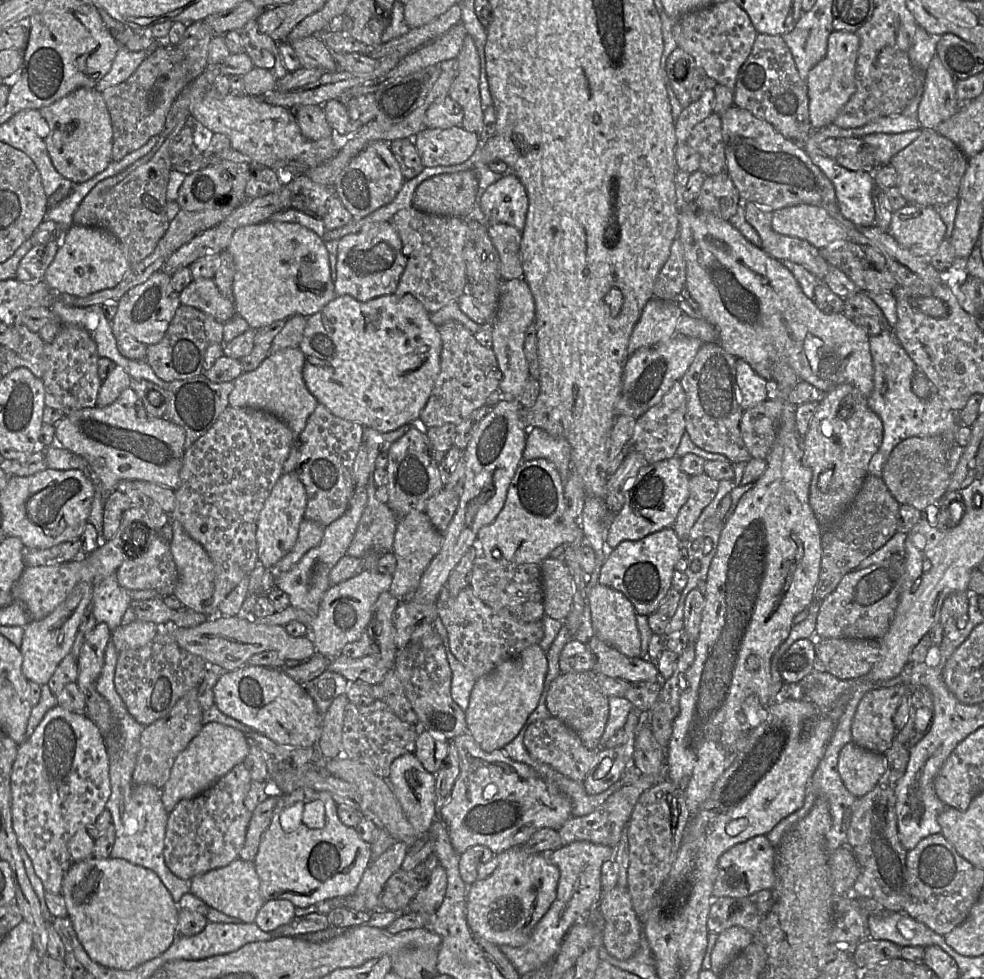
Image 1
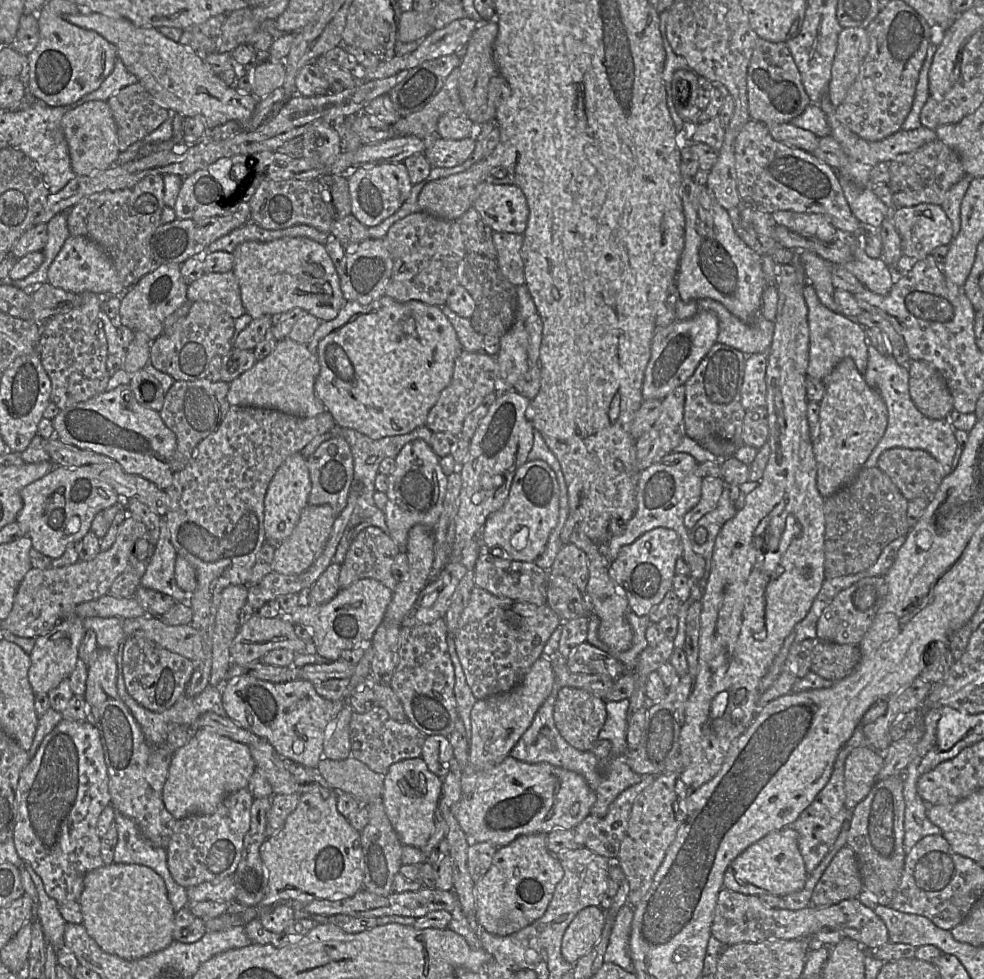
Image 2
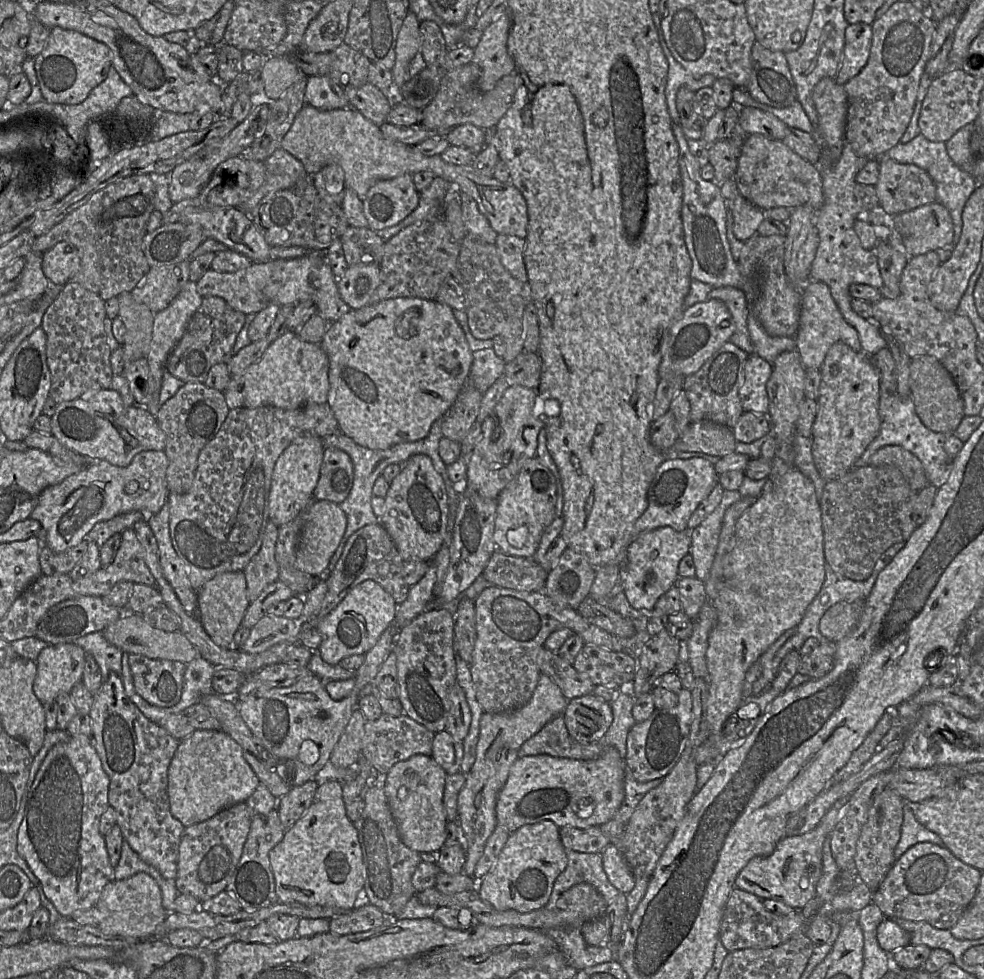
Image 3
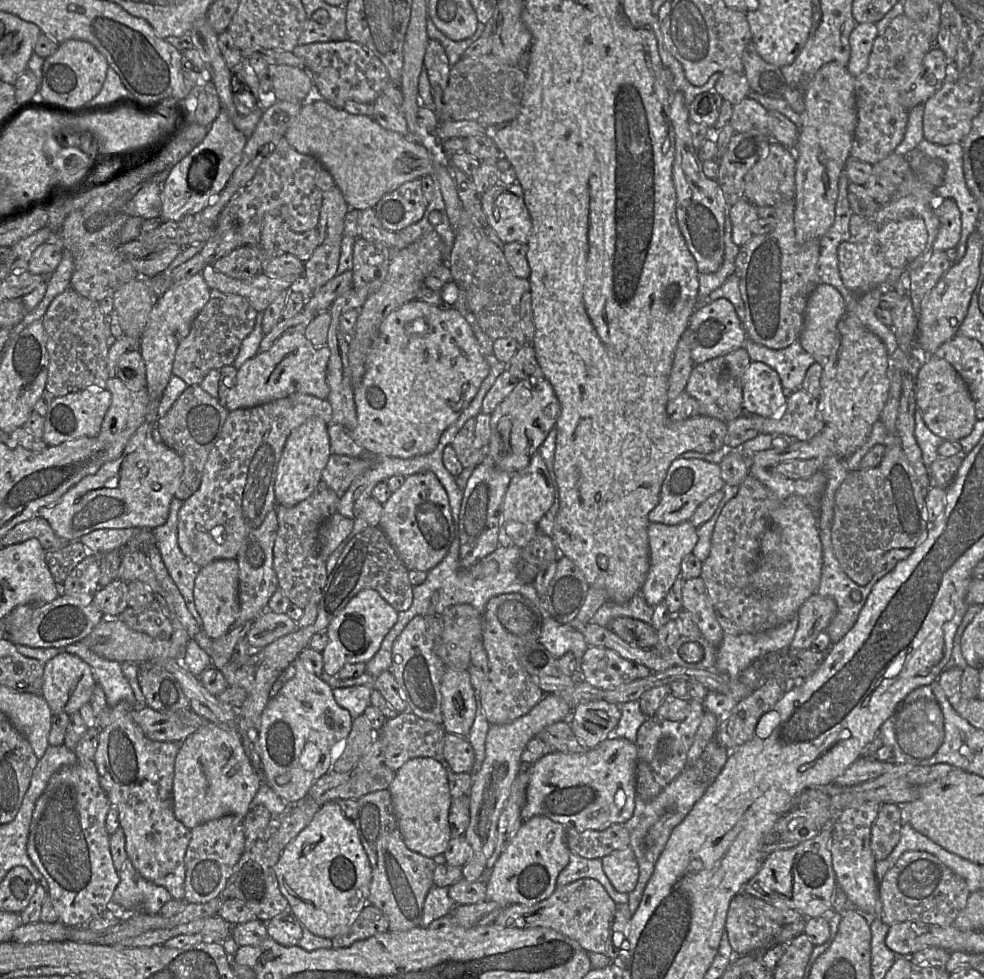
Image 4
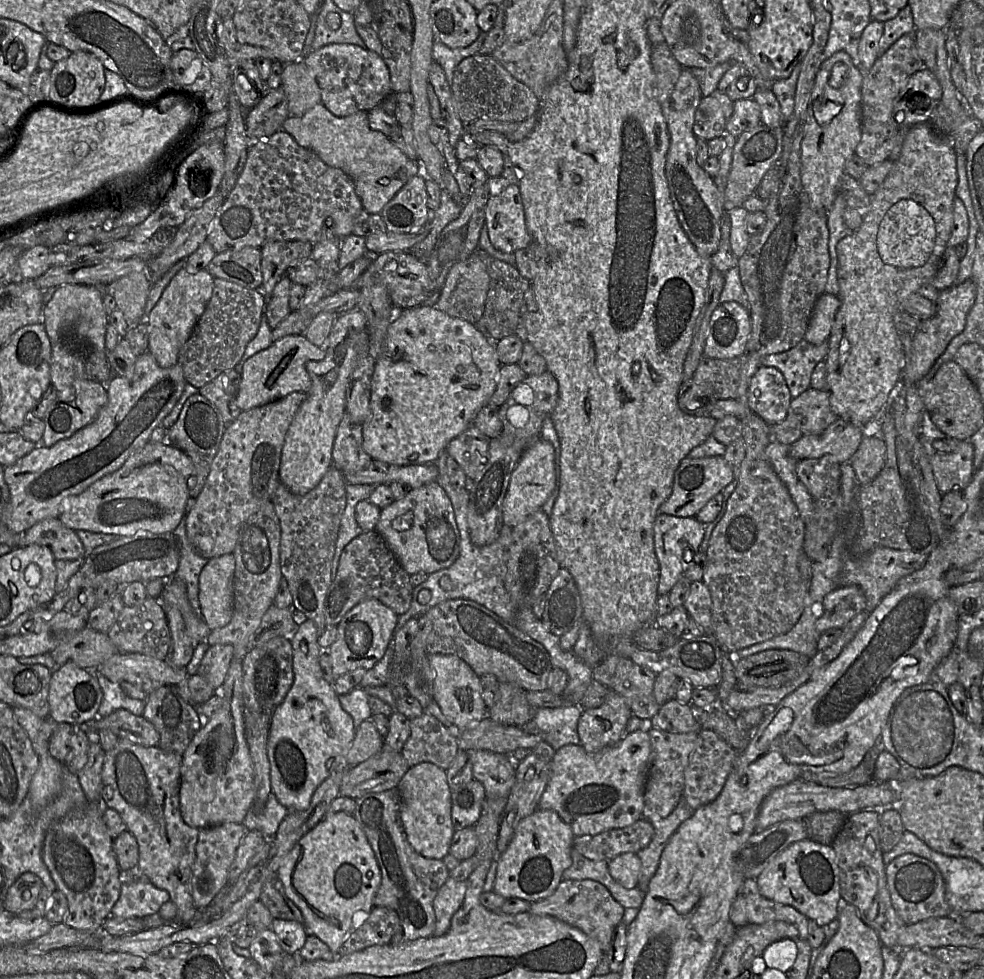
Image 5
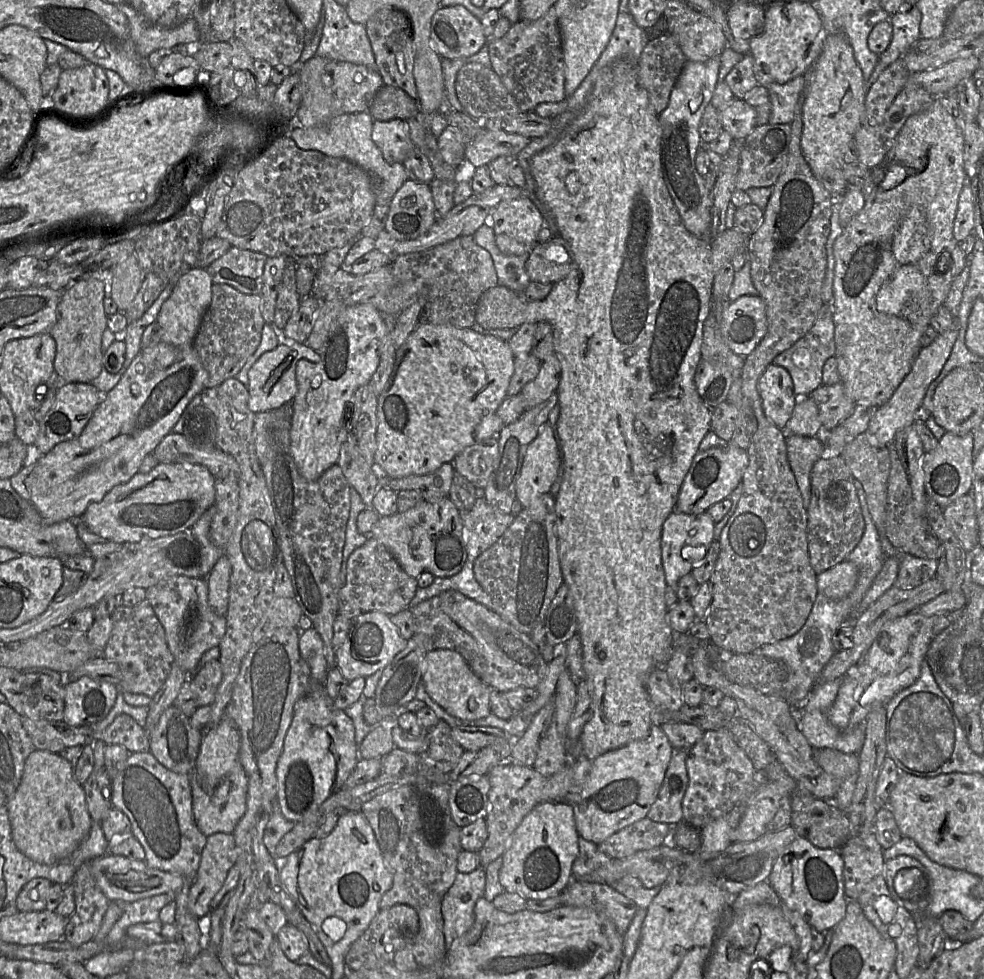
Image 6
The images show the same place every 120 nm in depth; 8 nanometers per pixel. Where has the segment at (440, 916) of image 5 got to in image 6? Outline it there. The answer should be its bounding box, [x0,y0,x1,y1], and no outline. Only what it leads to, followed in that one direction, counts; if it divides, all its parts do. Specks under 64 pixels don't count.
[441,866,485,953]

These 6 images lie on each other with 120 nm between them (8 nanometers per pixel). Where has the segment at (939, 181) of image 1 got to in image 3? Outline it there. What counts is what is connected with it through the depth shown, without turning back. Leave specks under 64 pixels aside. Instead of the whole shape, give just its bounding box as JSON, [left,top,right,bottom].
[876,156,937,216]

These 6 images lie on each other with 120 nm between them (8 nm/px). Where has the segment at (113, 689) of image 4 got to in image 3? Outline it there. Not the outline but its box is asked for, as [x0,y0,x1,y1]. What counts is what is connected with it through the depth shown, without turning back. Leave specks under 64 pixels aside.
[74,632,123,680]

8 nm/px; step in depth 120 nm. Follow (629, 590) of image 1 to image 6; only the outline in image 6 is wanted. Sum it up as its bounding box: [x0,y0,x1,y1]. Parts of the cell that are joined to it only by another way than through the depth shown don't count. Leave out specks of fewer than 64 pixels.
[661,511,715,586]

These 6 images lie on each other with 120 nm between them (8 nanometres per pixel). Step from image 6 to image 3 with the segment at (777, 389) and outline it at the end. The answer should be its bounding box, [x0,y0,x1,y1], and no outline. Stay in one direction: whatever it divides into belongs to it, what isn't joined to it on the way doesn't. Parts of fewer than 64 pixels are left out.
[740,354,773,415]

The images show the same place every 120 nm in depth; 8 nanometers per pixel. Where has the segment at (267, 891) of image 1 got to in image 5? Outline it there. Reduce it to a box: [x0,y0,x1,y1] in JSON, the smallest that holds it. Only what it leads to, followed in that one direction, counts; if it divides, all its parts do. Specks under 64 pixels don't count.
[277,811,381,959]

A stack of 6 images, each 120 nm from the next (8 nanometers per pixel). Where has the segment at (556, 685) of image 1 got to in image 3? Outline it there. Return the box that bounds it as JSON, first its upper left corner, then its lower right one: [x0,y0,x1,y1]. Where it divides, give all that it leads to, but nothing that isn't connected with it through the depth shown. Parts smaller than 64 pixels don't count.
[563,693,613,745]

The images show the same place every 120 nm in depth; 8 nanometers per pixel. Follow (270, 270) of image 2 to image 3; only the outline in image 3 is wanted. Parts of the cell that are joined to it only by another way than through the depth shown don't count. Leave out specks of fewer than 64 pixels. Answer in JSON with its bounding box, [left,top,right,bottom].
[274,251,352,322]

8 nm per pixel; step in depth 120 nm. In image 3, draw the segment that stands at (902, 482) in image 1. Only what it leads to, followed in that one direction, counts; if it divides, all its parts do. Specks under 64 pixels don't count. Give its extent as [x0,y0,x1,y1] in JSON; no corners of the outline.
[870,445,930,492]

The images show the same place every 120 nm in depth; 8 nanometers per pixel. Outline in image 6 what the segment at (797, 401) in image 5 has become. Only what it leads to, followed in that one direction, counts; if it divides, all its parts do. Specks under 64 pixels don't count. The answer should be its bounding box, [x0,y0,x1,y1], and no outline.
[810,382,856,431]

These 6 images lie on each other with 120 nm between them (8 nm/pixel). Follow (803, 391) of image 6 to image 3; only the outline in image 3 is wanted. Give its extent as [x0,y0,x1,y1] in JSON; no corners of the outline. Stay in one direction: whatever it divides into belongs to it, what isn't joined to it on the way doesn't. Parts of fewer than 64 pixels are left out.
[748,314,796,365]

